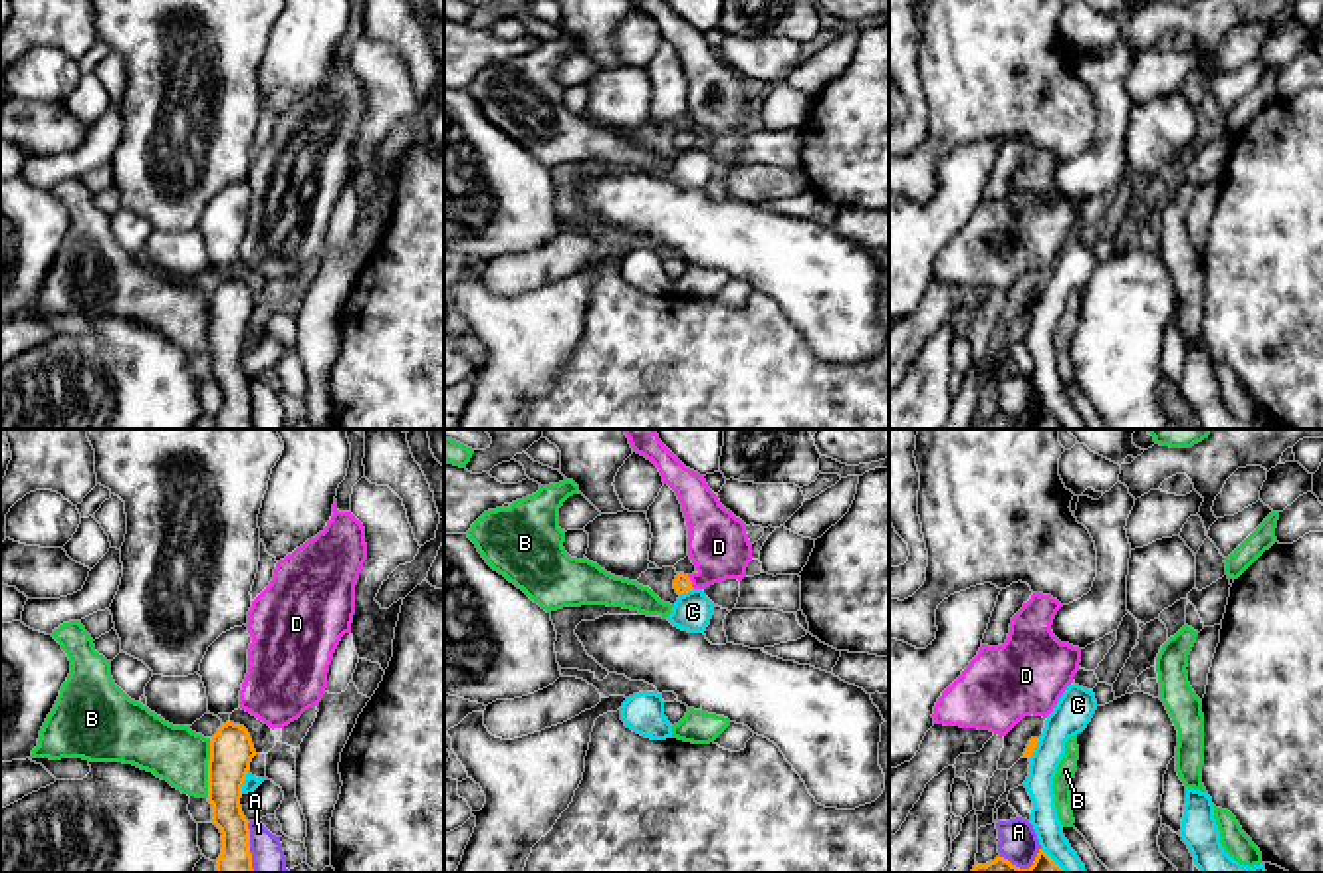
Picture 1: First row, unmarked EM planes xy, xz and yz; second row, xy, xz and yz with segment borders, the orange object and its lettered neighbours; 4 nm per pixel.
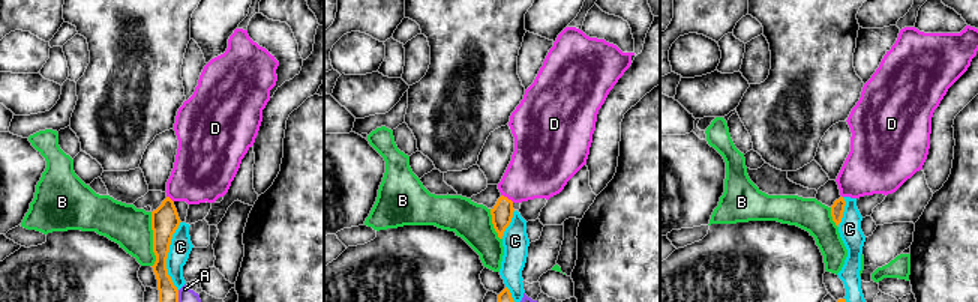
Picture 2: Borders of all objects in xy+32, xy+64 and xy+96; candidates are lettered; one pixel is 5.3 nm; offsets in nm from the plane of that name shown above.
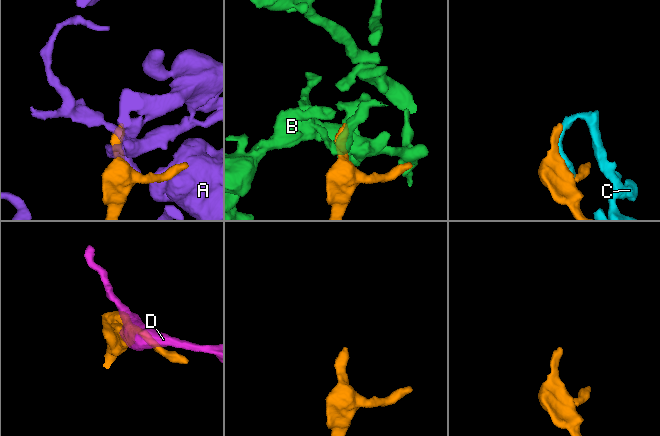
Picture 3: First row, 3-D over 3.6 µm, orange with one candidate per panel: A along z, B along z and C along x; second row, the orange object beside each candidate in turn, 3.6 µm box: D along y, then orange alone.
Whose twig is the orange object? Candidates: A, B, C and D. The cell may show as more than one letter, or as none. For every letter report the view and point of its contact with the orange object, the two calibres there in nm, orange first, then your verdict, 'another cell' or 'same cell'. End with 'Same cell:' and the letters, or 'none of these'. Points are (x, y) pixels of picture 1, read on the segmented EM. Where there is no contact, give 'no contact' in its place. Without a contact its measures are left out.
A: meets orange in xy at (248, 848); 150 nm thick on the orange side, 140 nm on the other; another cell
B: meets orange in xy at (209, 768); 180 nm thick on the orange side, 220 nm on the other; another cell
C: meets orange in xy at (242, 780); 180 nm thick on the orange side, 60 nm on the other; another cell
D: meets orange in xz at (691, 582); 70 nm thick on the orange side, 240 nm on the other; same cell
Same cell: D

